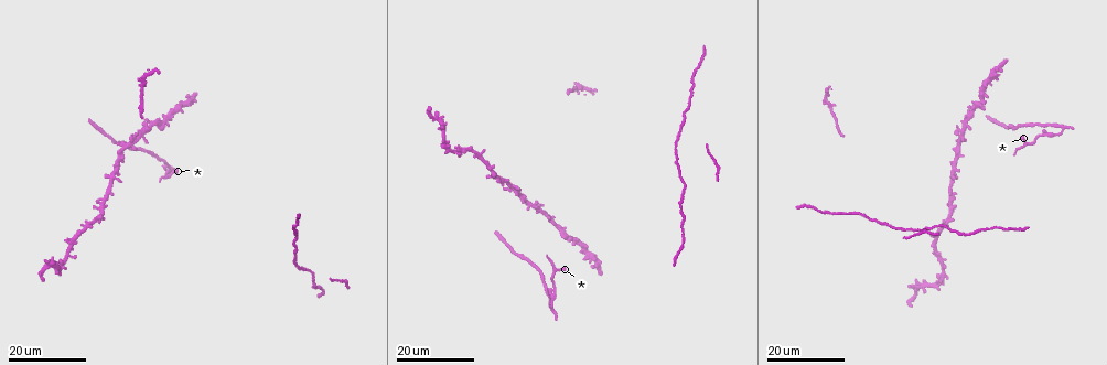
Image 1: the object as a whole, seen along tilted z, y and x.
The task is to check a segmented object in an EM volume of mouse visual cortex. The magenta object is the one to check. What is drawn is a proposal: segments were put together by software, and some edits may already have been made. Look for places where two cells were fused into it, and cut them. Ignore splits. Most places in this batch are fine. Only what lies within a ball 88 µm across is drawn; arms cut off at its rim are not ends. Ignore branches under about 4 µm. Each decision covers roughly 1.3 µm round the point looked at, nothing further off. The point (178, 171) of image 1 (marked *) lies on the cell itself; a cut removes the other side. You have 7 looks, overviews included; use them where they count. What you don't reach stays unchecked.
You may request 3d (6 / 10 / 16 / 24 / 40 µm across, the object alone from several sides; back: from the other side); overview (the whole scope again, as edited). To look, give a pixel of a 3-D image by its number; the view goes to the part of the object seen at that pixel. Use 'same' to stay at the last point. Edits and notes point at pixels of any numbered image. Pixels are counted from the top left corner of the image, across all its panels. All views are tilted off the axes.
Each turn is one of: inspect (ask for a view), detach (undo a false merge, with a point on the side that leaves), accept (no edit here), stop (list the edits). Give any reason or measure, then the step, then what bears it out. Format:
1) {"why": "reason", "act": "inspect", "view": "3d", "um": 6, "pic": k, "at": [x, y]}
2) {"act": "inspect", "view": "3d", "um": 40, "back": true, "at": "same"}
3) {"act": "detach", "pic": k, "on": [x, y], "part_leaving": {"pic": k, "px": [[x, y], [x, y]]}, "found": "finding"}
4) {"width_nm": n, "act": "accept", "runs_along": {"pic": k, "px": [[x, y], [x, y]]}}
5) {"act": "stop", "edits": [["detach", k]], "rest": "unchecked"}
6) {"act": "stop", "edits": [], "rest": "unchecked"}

{"why": "calibre changes", "act": "inspect", "view": "3d", "um": 24, "pic": 1, "at": [156, 122]}

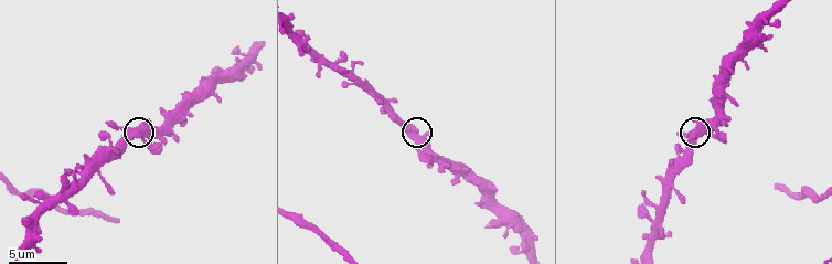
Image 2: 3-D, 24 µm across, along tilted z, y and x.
{"act": "inspect", "view": "3d", "um": 10, "pic": 2, "at": [696, 132]}

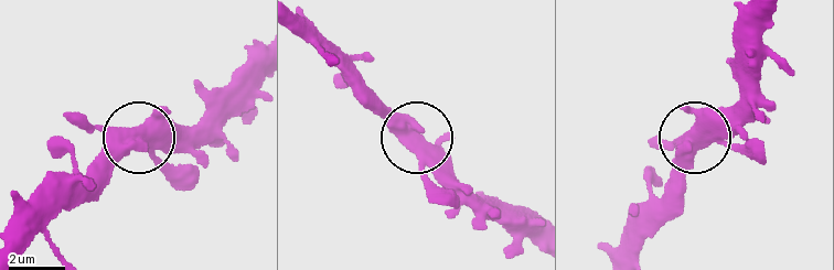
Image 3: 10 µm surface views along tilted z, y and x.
{"act": "accept", "found": "all the same cell"}

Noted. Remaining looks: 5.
{"act": "inspect", "view": "3d", "um": 16, "pic": 1, "at": [952, 161]}

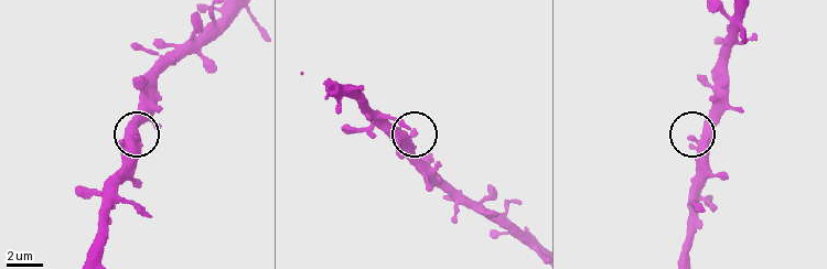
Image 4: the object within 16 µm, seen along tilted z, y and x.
{"act": "inspect", "view": "3d", "um": 10, "pic": 4, "at": [136, 140]}

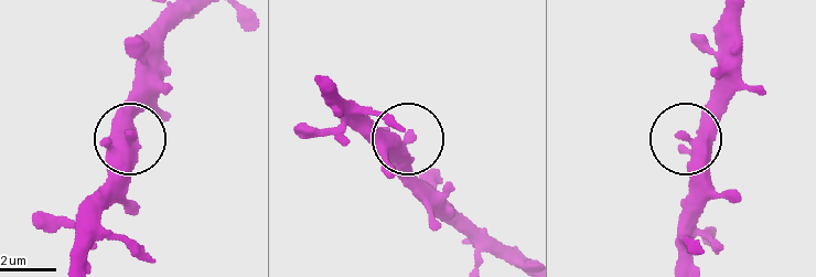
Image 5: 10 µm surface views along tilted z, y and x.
{"act": "accept", "runs_along": {"pic": 5, "px": [[731, 22], [730, 71], [690, 139], [690, 179], [682, 196]]}, "found": "one cell here"}

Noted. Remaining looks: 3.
{"act": "inspect", "view": "3d", "um": 16, "pic": 1, "at": [960, 234]}

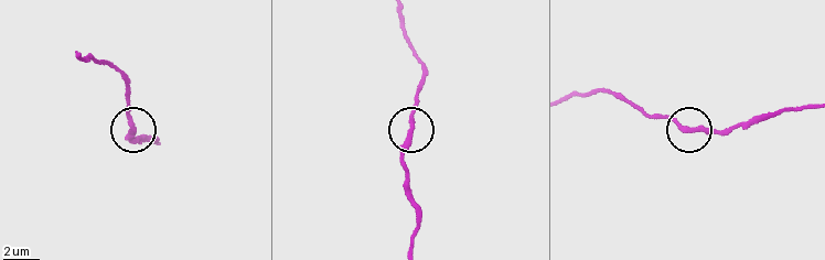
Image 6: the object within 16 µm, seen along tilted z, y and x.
{"act": "inspect", "view": "3d", "um": 6, "pic": 6, "at": [130, 127]}

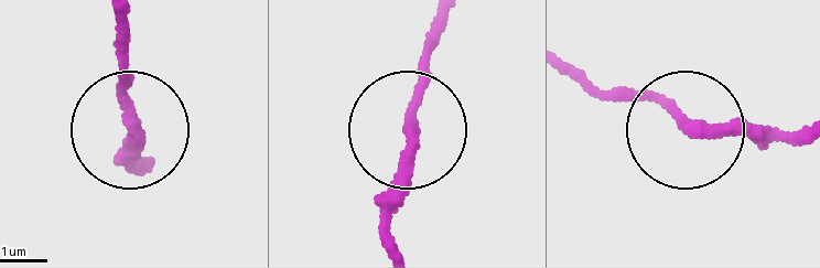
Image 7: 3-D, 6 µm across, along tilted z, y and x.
{"act": "accept", "runs_along": {"pic": 7, "px": [[395, 243], [387, 196], [434, 42]]}, "found": "one cell here"}

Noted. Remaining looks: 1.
{"act": "stop", "edits": [], "rest": "unchecked"}

